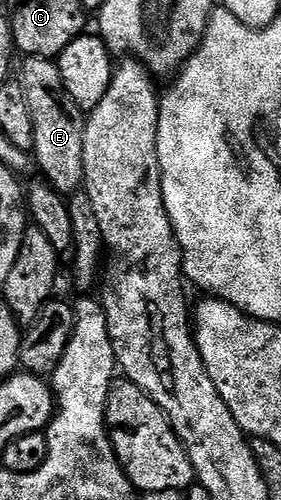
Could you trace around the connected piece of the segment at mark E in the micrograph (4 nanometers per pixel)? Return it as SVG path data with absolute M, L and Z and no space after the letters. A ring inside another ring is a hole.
M24 57L23 91L29 104L29 112L33 116L33 132L35 148L33 162L38 173L60 195L71 196L75 189L83 186L83 153L85 152L85 121L84 111L69 96L65 84L61 80L58 65L49 58Z

